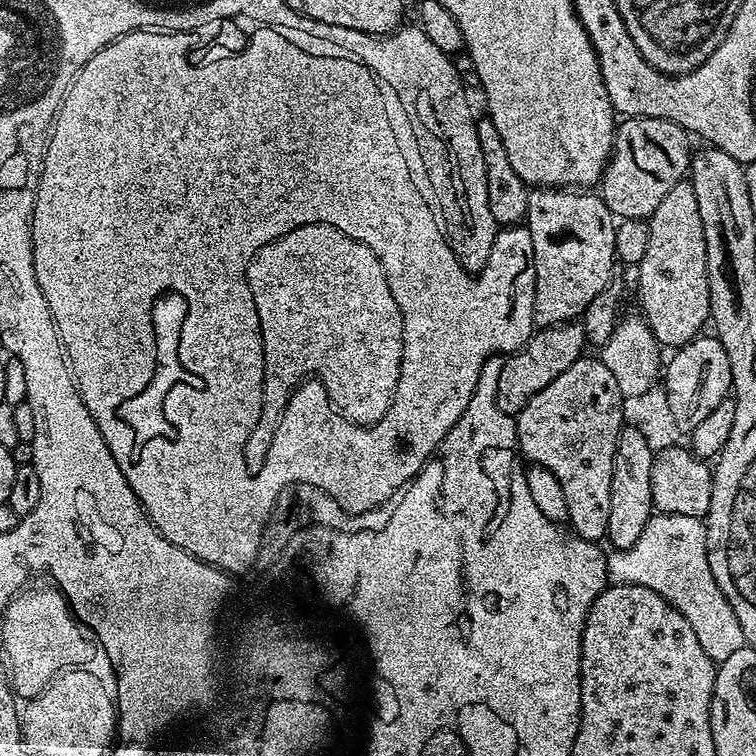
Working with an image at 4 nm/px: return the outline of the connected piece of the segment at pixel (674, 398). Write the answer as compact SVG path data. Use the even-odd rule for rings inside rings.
M701 334L688 344L671 353L672 361L667 361L662 372L662 388L667 392L670 411L681 430L690 430L718 406L718 402L729 399L732 390L730 358L715 335Z

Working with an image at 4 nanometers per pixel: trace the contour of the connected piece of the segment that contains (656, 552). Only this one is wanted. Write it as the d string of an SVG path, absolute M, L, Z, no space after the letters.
M668 513L654 514L648 520L648 525L642 530L634 546L613 549L606 562L606 568L613 584L630 584L646 586L654 590L662 598L671 600L674 607L680 611L694 626L694 634L698 634L698 642L702 642L702 650L712 661L719 662L730 658L734 650L745 647L742 626L738 626L738 617L734 614L734 606L726 602L718 582L714 582L714 574L708 561L708 530L705 521L699 516L670 515Z

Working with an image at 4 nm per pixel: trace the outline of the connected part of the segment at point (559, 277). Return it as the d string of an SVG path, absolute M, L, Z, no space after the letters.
M536 186L528 194L528 215L526 226L530 230L530 242L534 242L534 274L536 275L536 285L534 286L534 310L532 311L532 323L537 329L553 328L556 324L567 324L581 319L584 311L598 294L601 294L614 276L612 267L618 264L616 255L616 230L617 221L614 219L612 211L606 206L606 202L600 199L599 195L592 196L588 190L569 190L564 186Z

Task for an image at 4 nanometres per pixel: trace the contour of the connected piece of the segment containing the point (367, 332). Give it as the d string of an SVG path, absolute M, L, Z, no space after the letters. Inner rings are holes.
M329 224L298 226L290 230L290 234L282 234L282 238L256 251L248 267L248 285L258 314L264 351L262 414L254 430L250 430L244 447L248 472L262 468L288 399L301 381L318 378L337 411L355 424L376 424L388 413L402 366L404 323L402 310L398 310L398 302L394 302L392 287L382 270L382 262L370 246Z

